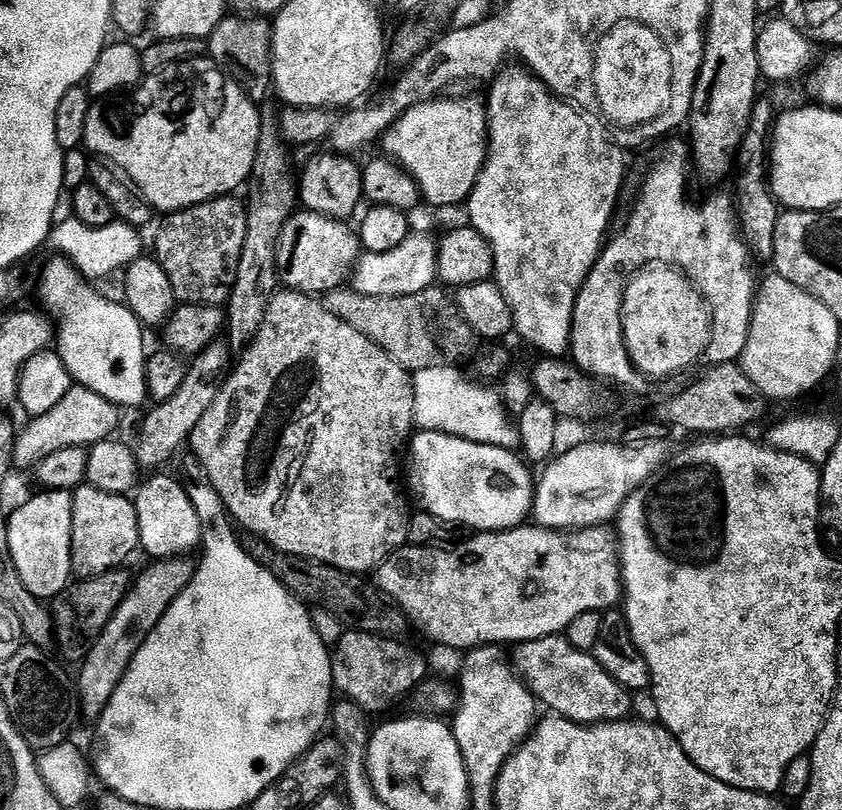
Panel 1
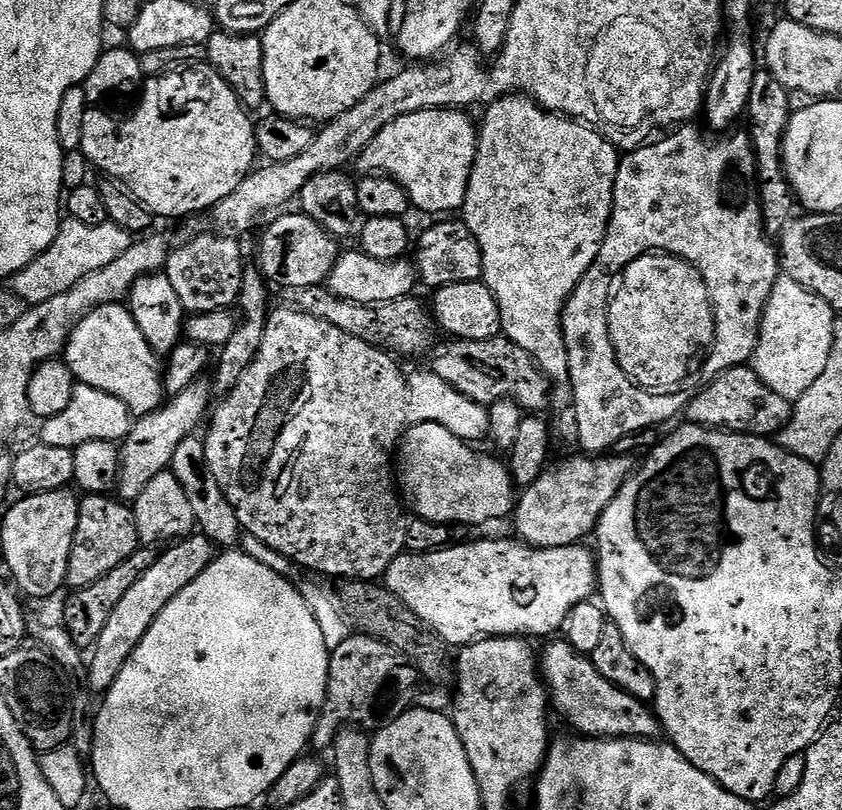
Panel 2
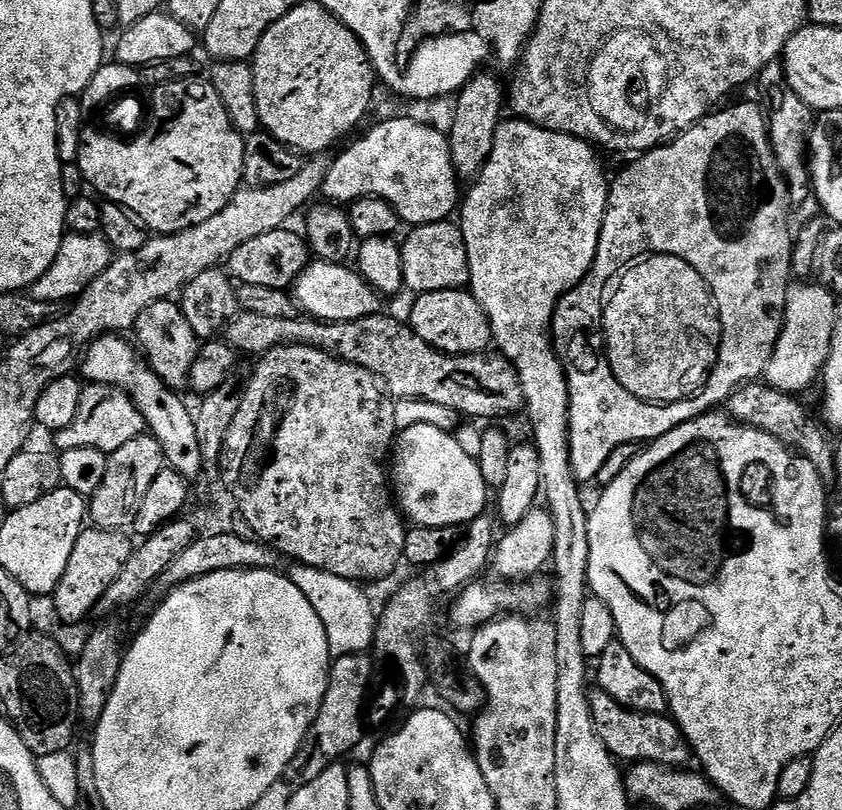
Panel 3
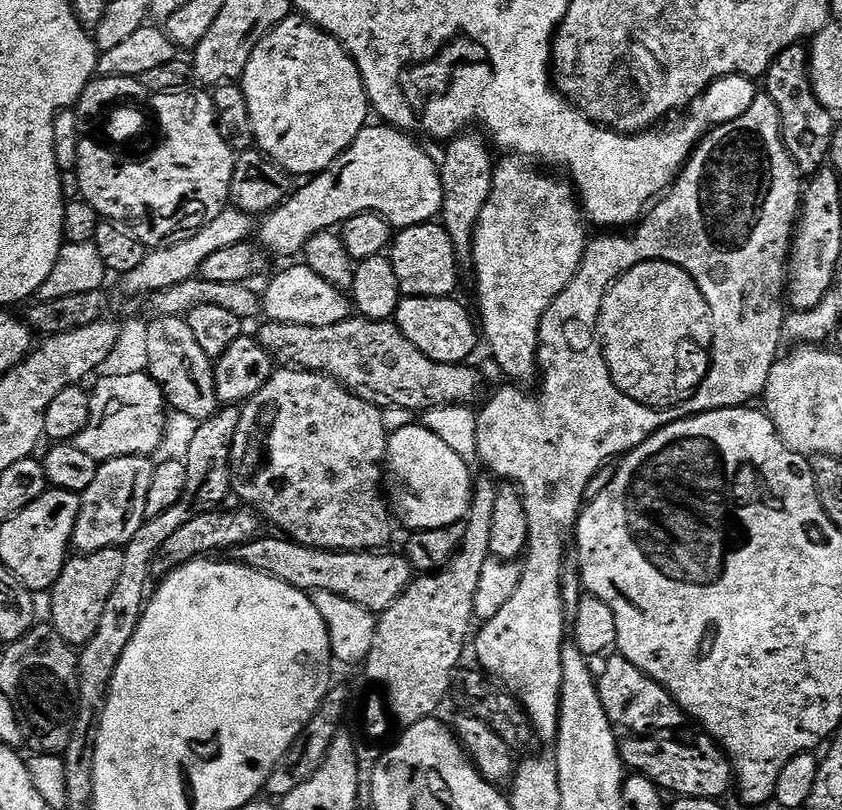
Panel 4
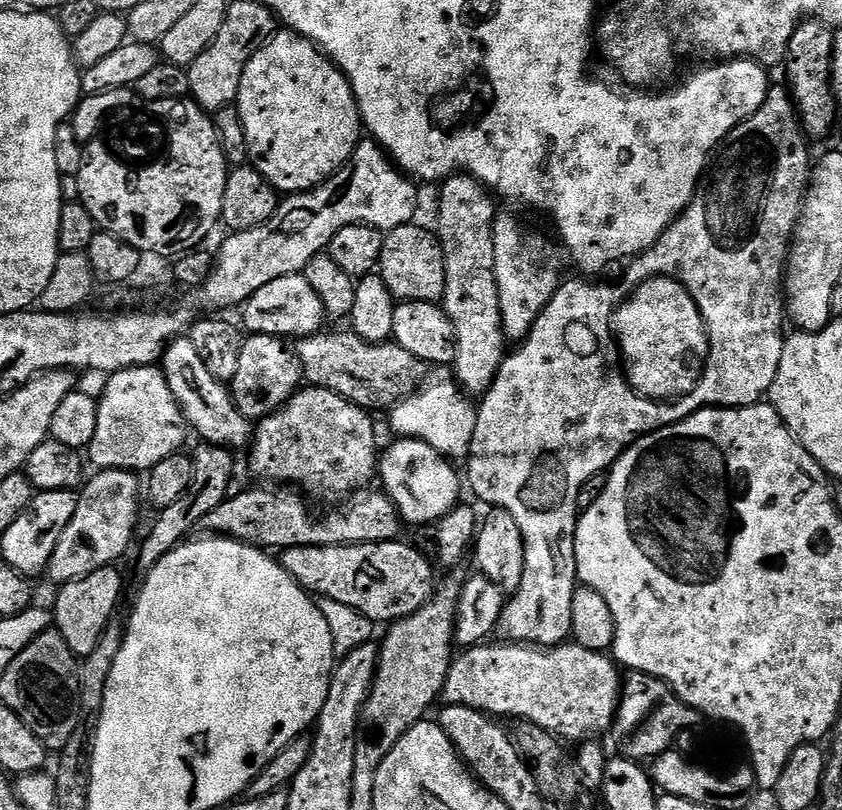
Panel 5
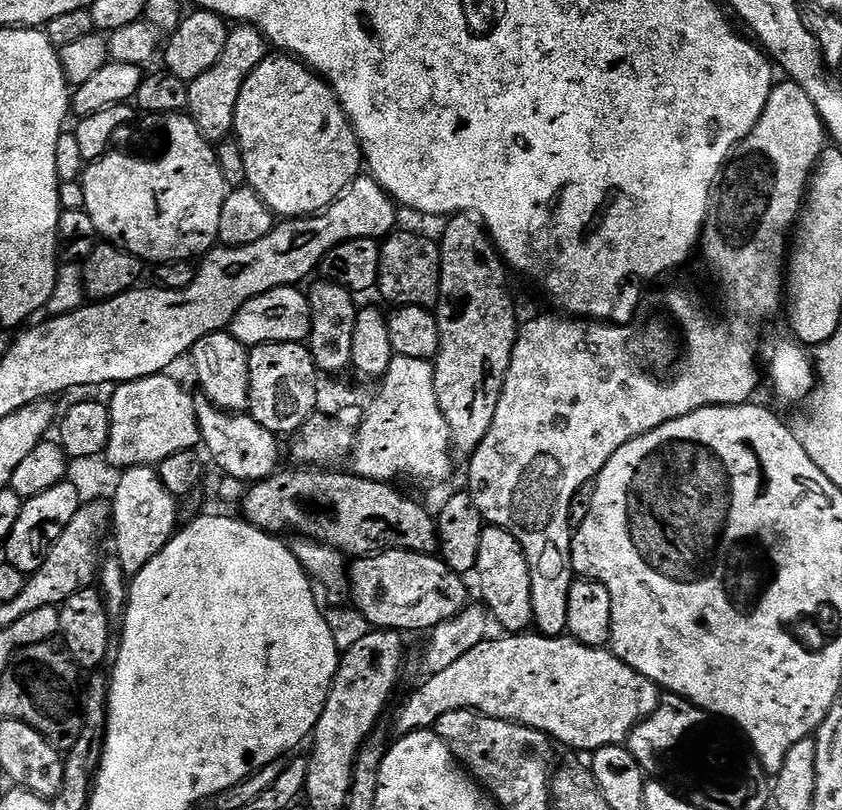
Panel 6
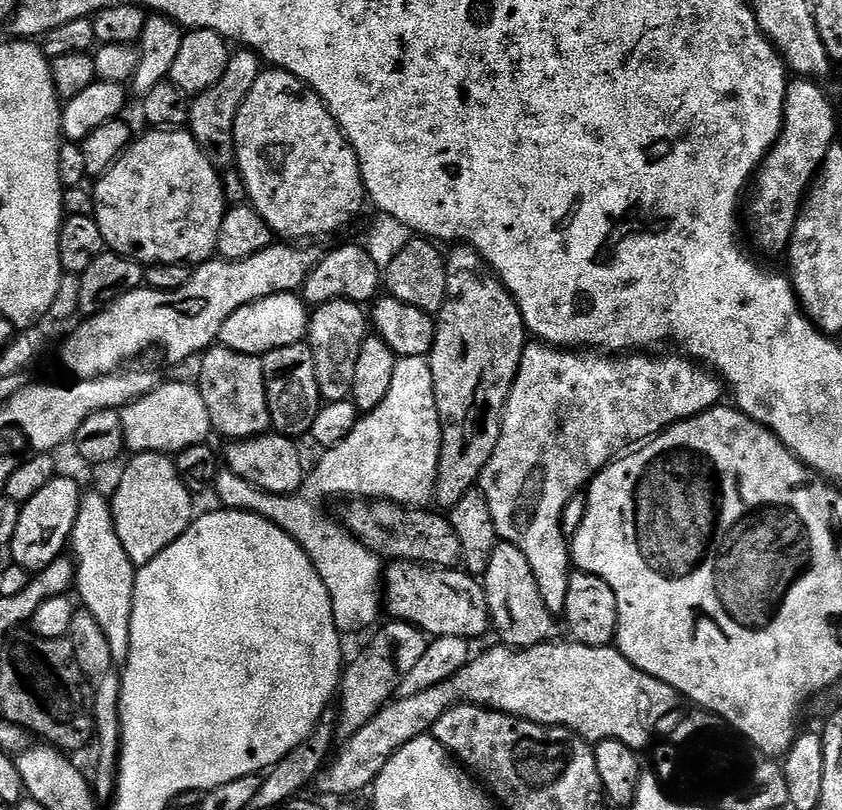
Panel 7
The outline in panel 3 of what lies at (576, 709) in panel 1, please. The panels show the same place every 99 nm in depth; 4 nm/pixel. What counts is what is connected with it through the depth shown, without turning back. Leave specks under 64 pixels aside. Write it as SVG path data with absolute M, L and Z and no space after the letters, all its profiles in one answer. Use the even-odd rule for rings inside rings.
M599 690L588 693L590 714L594 718L596 736L602 738L606 750L617 761L643 762L661 764L667 768L683 769L687 760L693 759L692 749L688 747L688 739L680 732L671 715L646 714L624 708L610 694Z

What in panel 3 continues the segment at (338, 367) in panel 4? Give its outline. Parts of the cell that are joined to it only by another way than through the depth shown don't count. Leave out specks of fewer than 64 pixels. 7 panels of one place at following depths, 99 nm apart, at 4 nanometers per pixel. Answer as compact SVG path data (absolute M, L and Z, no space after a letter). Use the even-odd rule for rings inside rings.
M237 312L236 317L224 327L222 339L225 344L235 348L237 353L244 352L251 358L265 356L274 348L280 348L284 344L308 344L312 348L321 348L339 360L345 360L351 364L362 366L372 376L380 381L386 389L389 397L396 400L425 400L435 402L438 406L450 406L461 417L471 418L473 421L488 420L484 422L496 422L499 416L512 416L524 412L524 395L522 394L522 382L514 370L514 366L499 351L489 350L478 354L466 354L465 356L447 356L444 352L434 350L403 319L395 320L392 316L377 314L358 318L350 322L338 322L329 324L317 322L311 318L305 318L298 314L294 318L265 318L262 314L250 314L249 312Z

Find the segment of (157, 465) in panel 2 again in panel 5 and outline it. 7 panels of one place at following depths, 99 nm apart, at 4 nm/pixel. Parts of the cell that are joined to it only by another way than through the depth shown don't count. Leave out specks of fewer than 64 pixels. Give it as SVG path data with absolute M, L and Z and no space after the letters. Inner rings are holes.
M106 468L89 475L76 497L74 518L62 530L58 546L54 546L51 567L56 568L55 579L60 582L77 580L94 570L115 565L132 544L132 531L142 504L142 480L127 468Z

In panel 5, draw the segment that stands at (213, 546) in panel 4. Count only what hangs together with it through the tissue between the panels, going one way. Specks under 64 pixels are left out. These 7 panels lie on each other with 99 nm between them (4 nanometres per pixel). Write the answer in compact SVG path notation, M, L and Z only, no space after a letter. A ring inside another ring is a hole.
M284 486L280 492L271 492L271 487L248 488L245 492L229 495L210 514L206 514L203 531L220 538L238 540L254 548L265 550L283 550L298 546L338 546L339 544L381 544L391 540L400 540L400 511L383 491L361 490L343 501L344 508L337 512L328 512L325 516L312 517L308 509L309 501L299 491Z

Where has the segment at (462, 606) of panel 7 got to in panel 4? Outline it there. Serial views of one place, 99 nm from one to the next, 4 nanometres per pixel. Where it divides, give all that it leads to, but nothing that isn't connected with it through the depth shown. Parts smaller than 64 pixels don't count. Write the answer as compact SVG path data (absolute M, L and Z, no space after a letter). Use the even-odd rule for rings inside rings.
M261 534L231 549L230 556L235 563L244 564L250 570L258 570L275 580L286 582L299 592L330 592L358 602L377 614L390 605L408 588L414 579L414 569L403 555L395 556L392 550L374 552L327 552L321 548L302 546L280 534Z

